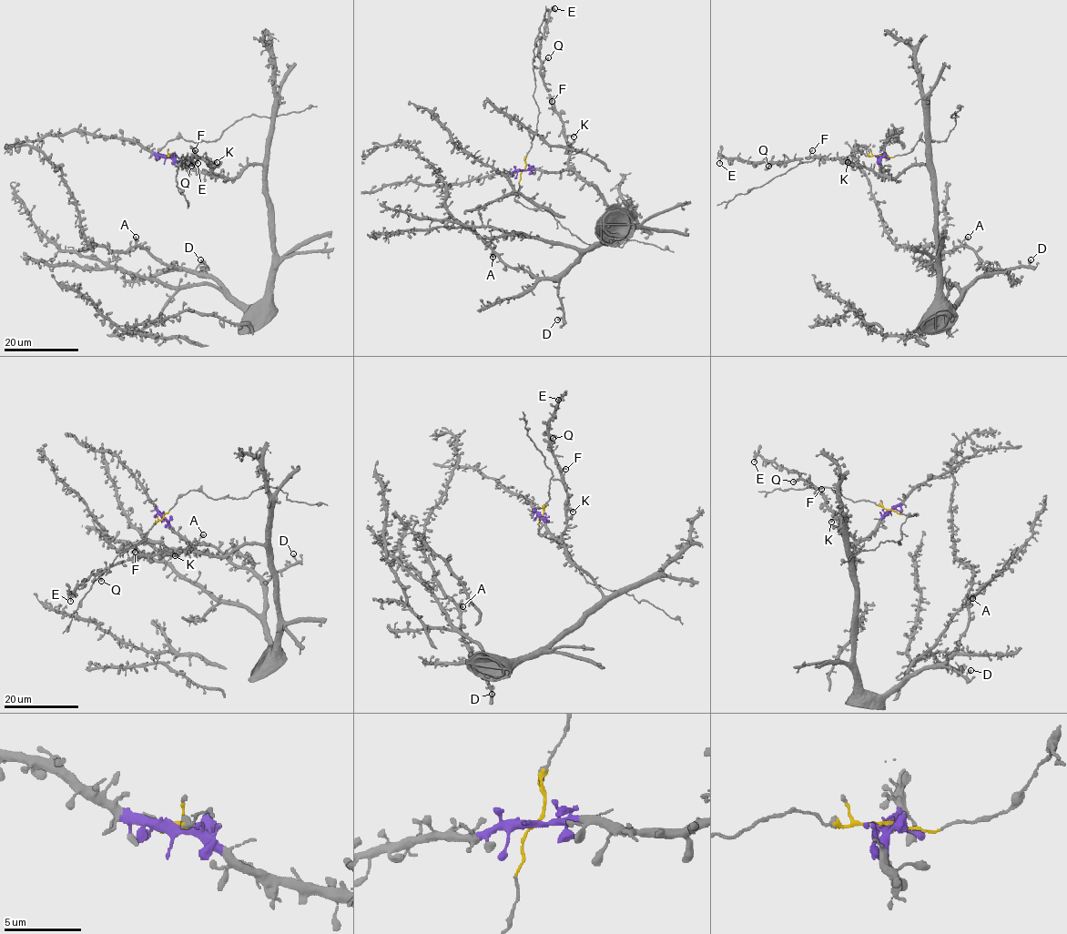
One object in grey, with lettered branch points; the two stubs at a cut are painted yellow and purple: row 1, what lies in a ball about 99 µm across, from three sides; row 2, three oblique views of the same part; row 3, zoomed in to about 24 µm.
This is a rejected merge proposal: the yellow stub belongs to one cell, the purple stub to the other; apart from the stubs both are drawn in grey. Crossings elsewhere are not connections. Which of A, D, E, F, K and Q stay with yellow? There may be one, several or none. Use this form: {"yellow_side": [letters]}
{"yellow_side": []}

